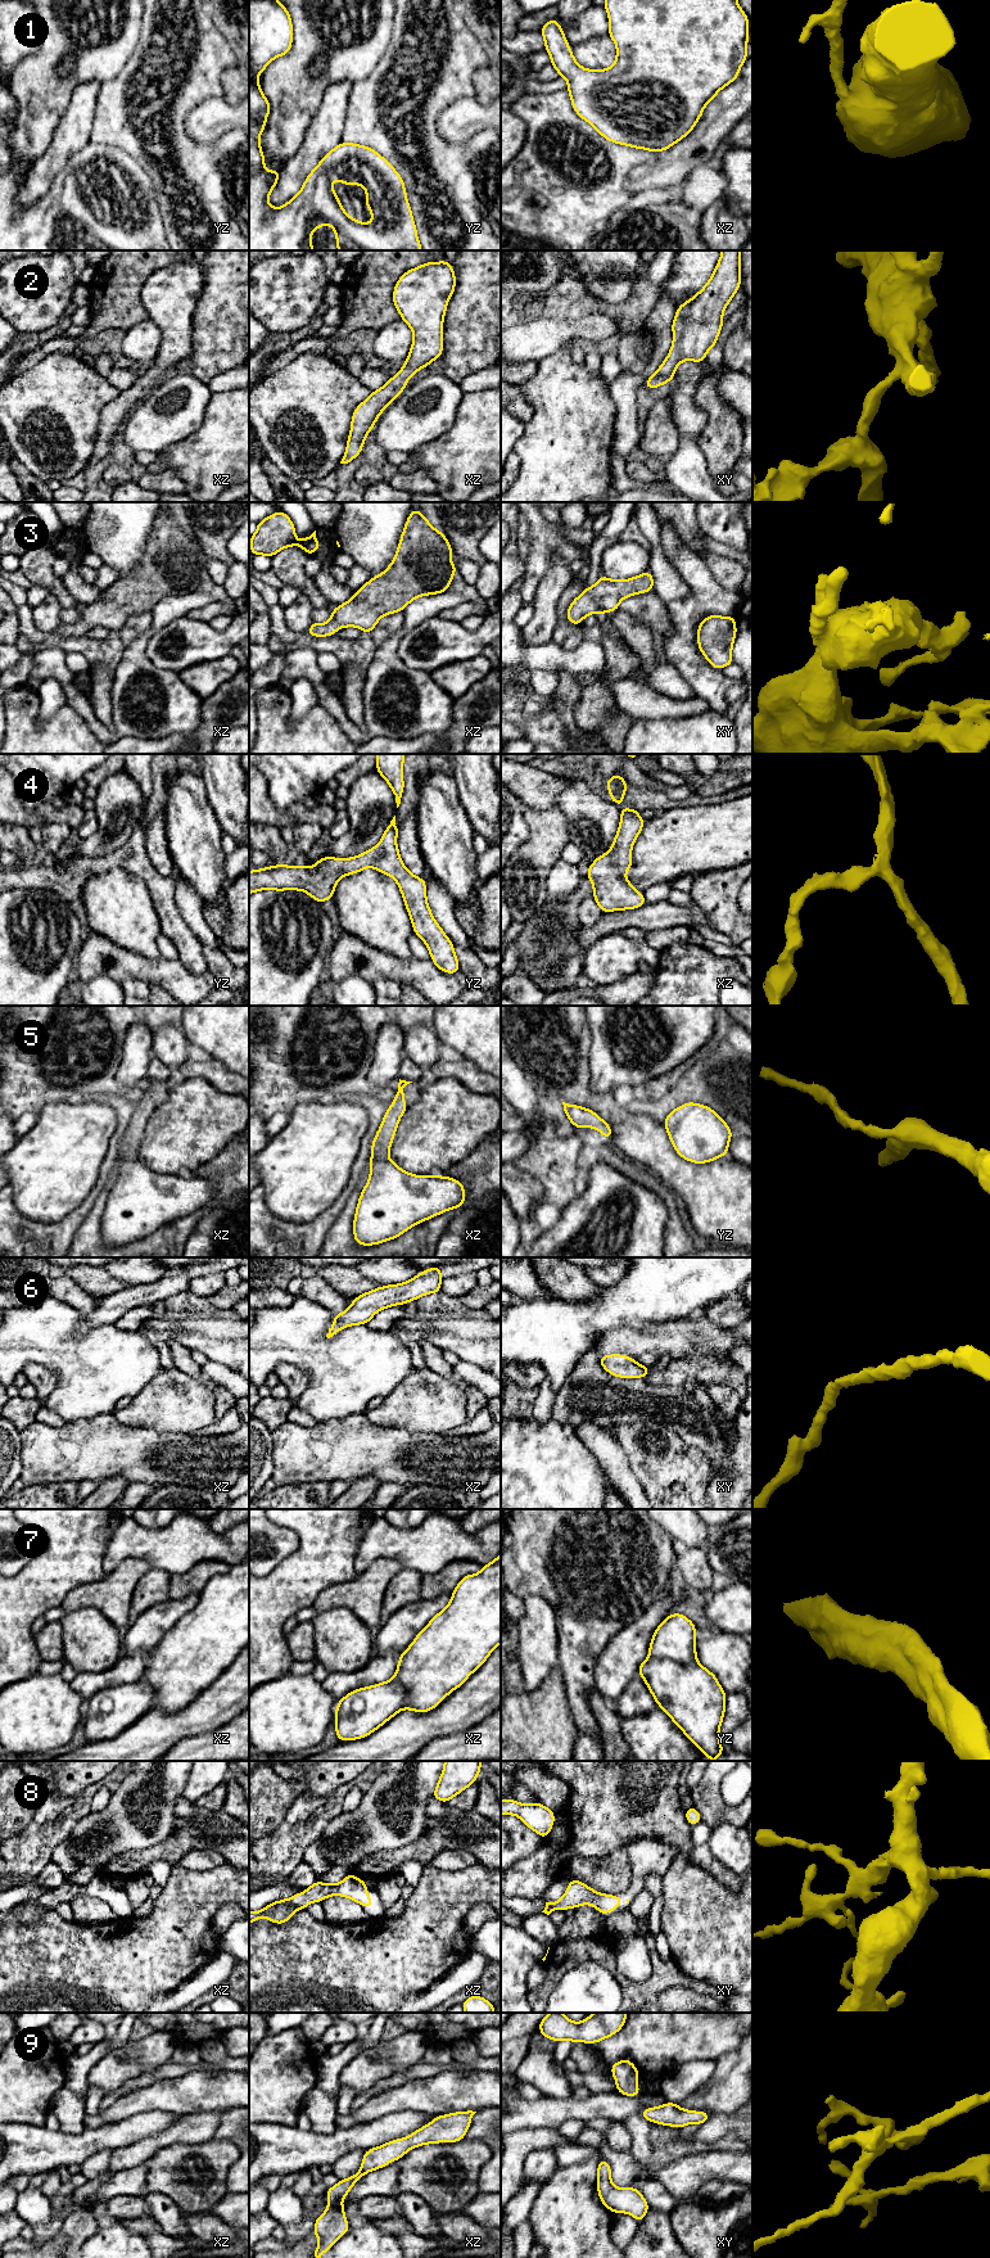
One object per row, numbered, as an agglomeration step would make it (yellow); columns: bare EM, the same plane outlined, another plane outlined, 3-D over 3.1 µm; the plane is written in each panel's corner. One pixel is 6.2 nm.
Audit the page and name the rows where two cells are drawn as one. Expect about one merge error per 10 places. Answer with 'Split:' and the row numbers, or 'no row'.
Split: 7

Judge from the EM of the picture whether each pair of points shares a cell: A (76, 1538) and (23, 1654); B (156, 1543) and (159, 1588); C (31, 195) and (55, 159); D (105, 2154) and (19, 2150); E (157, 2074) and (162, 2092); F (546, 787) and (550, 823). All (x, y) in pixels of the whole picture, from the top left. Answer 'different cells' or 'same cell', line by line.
A: same cell
B: different cells
C: same cell
D: different cells
E: different cells
F: different cells

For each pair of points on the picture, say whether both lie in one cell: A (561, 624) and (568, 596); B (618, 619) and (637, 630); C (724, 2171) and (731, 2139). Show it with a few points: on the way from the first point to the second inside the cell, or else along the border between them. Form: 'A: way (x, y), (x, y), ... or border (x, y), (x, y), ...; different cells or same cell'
A: way (561, 618), (564, 603); same cell
B: way (623, 622), (632, 630); same cell
C: border (738, 2152), (706, 2150), (699, 2153); different cells

